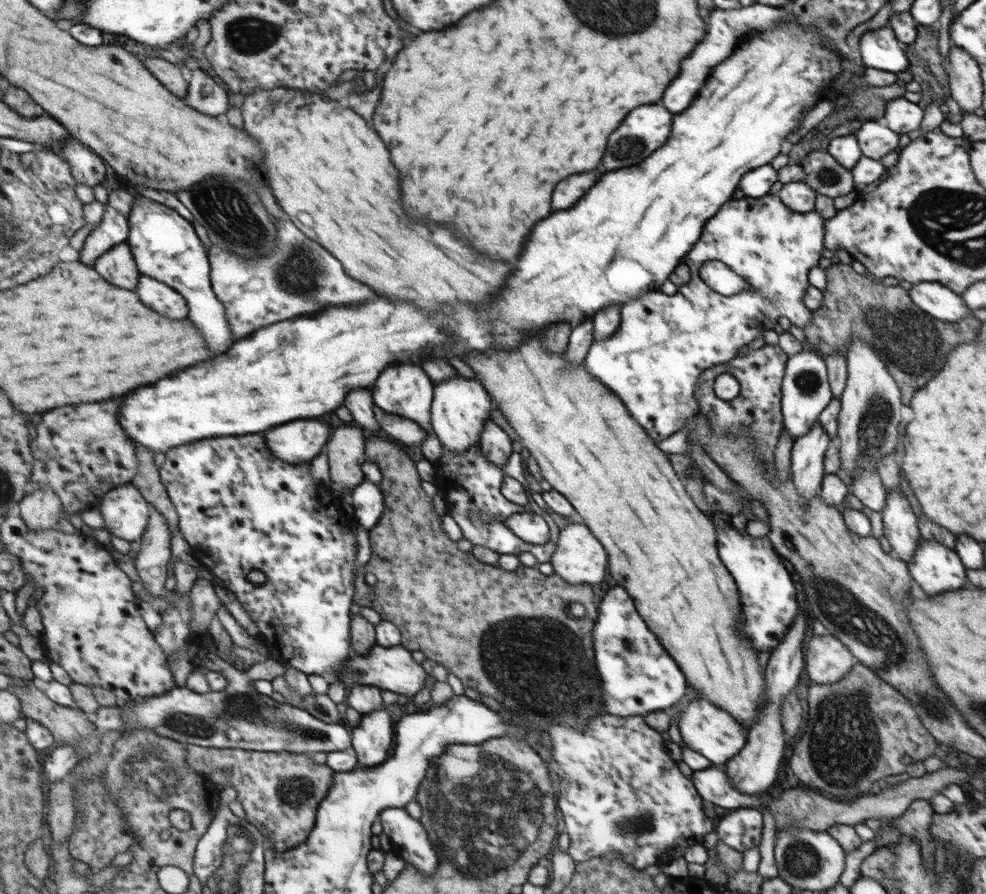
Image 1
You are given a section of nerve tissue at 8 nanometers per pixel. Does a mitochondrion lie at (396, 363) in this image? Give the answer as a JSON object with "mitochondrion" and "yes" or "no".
{"mitochondrion":"no"}

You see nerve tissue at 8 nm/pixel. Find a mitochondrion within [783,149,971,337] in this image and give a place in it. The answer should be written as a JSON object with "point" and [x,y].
{"point":[828,176]}

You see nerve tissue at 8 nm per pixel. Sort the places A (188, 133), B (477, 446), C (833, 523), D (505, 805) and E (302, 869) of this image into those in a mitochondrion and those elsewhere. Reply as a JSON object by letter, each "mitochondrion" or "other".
{"A":"other","B":"other","C":"other","D":"mitochondrion","E":"other"}

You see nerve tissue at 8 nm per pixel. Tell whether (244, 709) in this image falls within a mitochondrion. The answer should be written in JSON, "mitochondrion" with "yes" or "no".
{"mitochondrion":"yes"}

